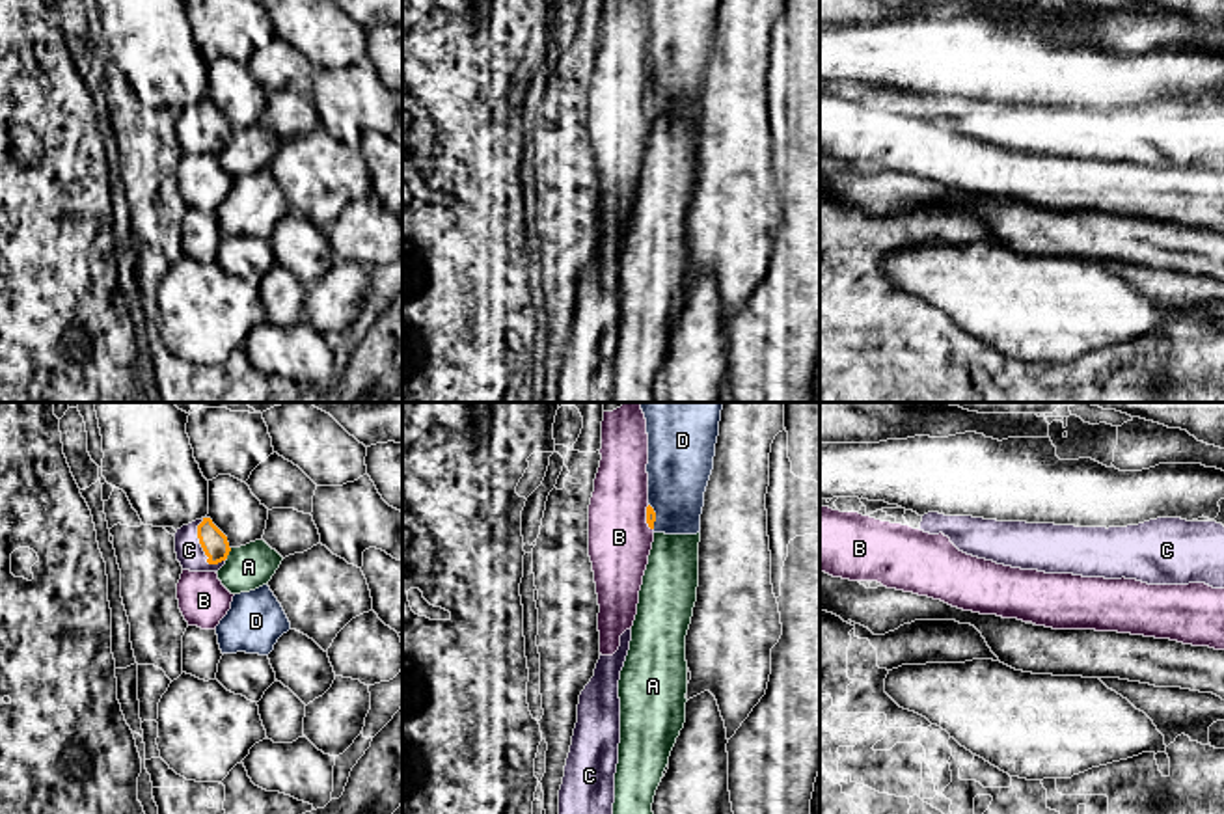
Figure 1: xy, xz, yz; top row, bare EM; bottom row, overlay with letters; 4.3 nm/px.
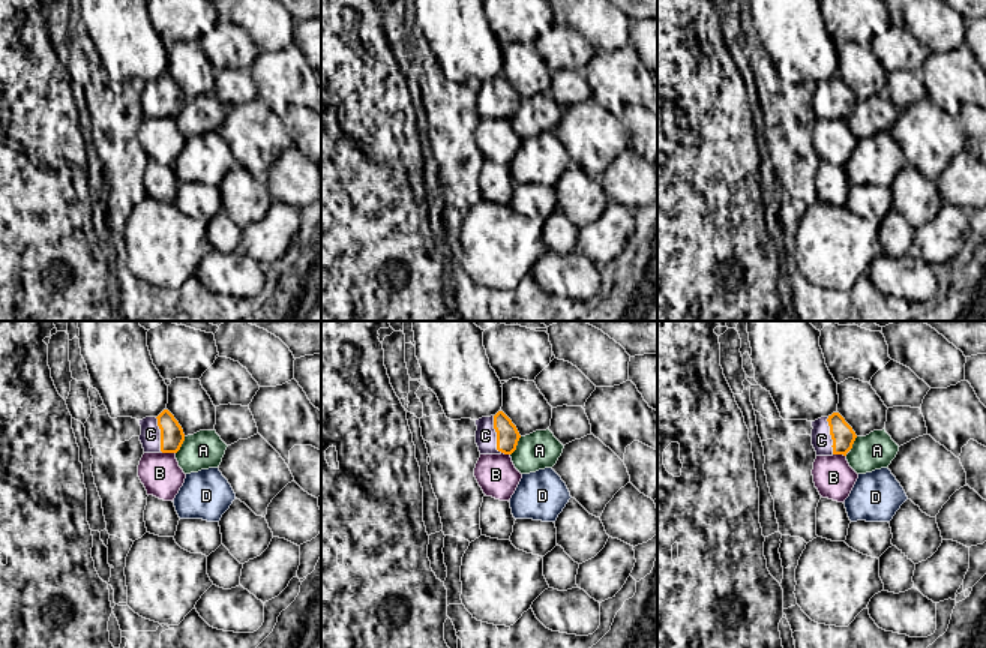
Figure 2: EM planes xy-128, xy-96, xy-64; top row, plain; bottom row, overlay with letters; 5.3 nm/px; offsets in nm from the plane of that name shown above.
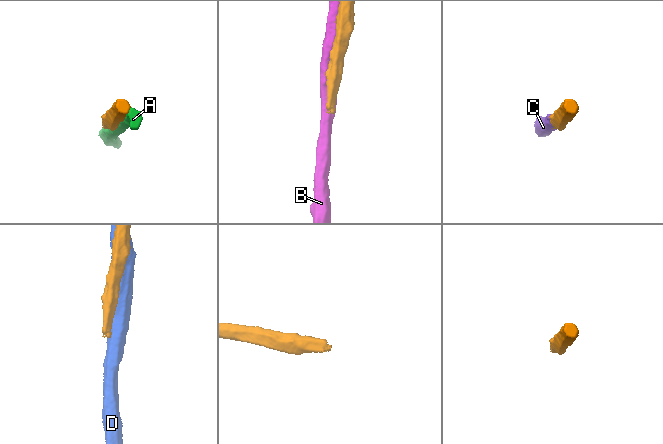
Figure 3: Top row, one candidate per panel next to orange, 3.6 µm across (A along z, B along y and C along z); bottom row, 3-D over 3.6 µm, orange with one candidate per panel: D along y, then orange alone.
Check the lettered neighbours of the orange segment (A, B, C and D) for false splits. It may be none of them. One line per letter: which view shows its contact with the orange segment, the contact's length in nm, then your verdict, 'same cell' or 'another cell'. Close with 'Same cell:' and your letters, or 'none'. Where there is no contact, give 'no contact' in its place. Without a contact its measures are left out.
A: xy | 50 nm | another cell
B: xz | 110 nm | another cell
C: xy | 220 nm | same cell
D: xz | 110 nm | another cell
Same cell: C

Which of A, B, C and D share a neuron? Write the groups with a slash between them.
A / B / C / D

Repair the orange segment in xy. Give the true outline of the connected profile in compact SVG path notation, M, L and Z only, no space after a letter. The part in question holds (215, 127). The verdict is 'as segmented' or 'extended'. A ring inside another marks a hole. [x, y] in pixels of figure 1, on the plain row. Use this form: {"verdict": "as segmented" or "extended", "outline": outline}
{"verdict": "extended", "outline": "M211 101L196 102L175 115L175 136L183 153L218 155L229 134L227 119Z"}

